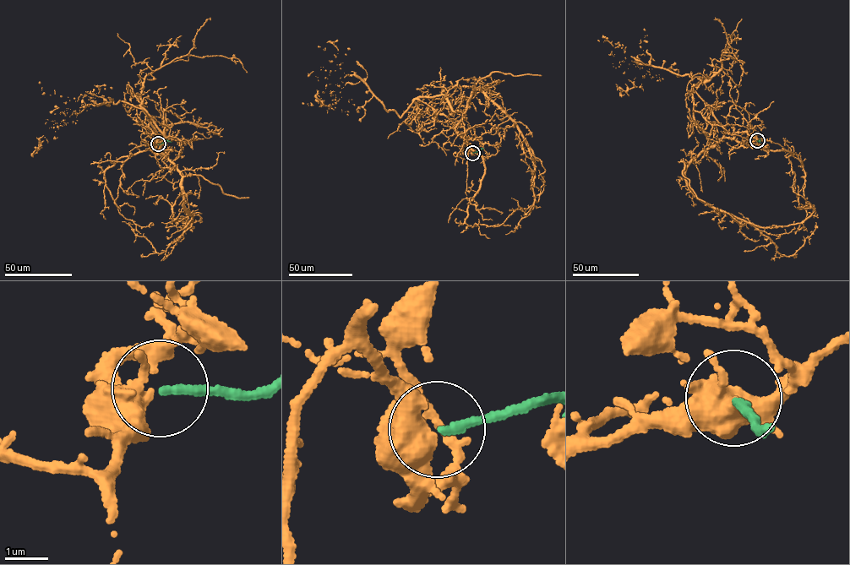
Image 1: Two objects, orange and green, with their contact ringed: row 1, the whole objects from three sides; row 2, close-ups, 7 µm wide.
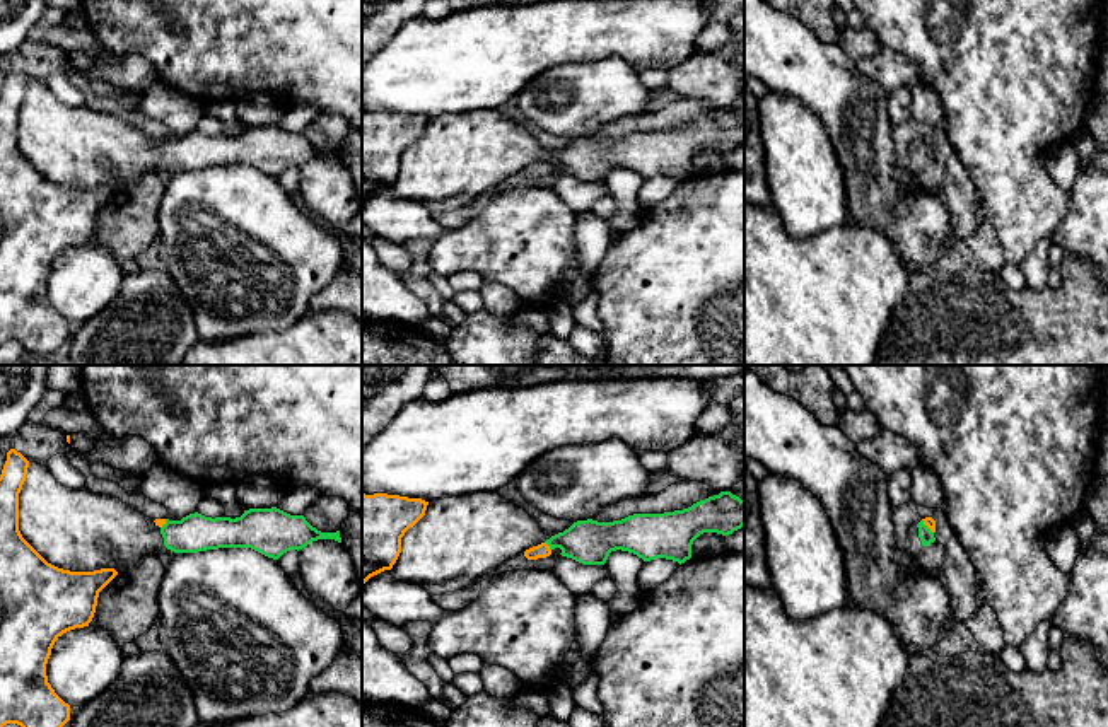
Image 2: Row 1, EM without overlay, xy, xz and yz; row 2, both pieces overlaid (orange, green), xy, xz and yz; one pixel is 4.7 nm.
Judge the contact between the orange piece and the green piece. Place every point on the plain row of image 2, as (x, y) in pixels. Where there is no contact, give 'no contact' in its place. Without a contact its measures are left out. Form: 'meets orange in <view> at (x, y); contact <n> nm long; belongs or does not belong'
meets orange in xz at (548, 164); contact 50 nm long; does not belong

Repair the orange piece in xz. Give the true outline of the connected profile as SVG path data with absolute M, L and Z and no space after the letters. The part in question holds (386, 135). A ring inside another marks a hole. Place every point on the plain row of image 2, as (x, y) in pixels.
M362 111L362 203L393 186L401 155L425 133L427 123L422 116Z

